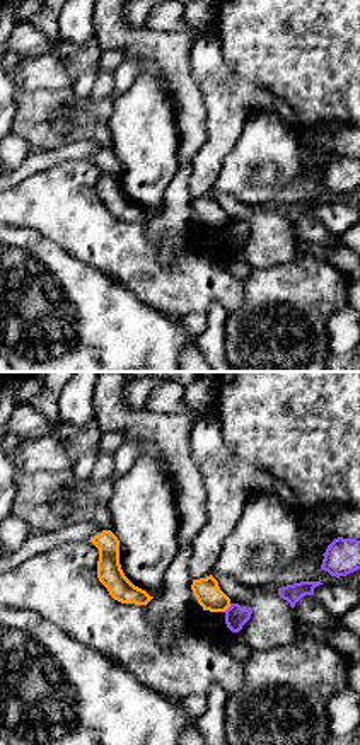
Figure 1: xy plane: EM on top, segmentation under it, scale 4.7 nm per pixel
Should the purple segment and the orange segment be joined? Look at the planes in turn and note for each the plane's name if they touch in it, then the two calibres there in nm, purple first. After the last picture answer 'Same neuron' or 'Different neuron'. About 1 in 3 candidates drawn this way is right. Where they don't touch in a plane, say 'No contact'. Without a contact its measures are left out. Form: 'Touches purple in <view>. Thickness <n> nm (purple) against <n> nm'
Touches purple in xy. Thickness 110 nm (purple) against 120 nm

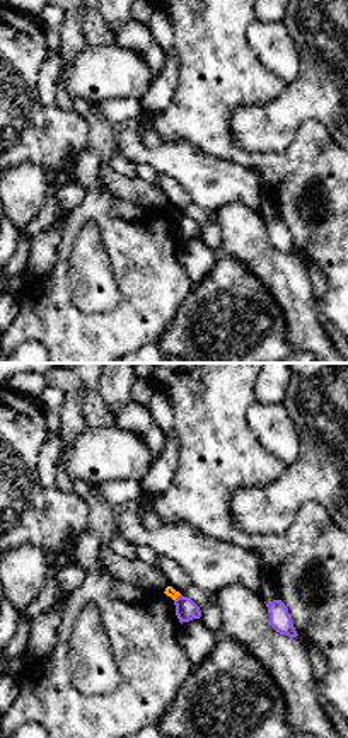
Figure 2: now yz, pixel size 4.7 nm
Touches purple in yz. Thickness 100 nm (purple) against 50 nm

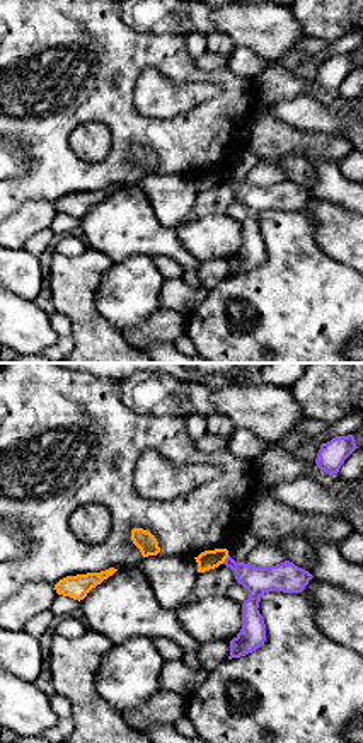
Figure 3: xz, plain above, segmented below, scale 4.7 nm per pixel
Touches purple in xz. Thickness 130 nm (purple) against 90 nm

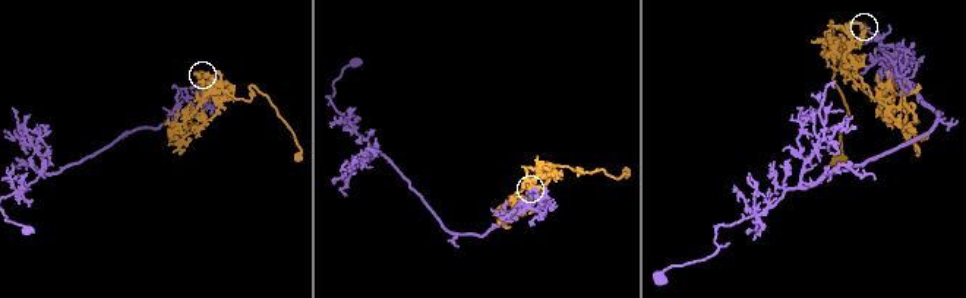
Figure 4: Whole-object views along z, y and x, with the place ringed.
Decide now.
Different neuron

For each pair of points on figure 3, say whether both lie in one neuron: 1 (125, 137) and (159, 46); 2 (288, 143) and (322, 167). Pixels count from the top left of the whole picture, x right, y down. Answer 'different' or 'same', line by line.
1: same
2: different

